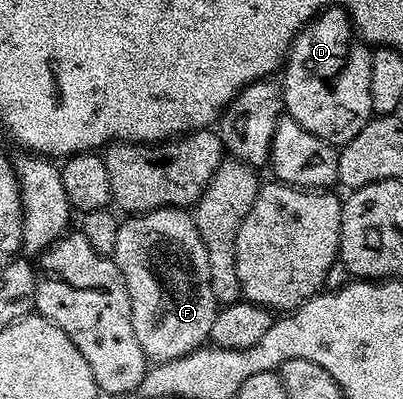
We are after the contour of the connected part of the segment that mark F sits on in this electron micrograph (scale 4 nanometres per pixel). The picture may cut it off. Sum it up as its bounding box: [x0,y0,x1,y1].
[114,209,218,363]

